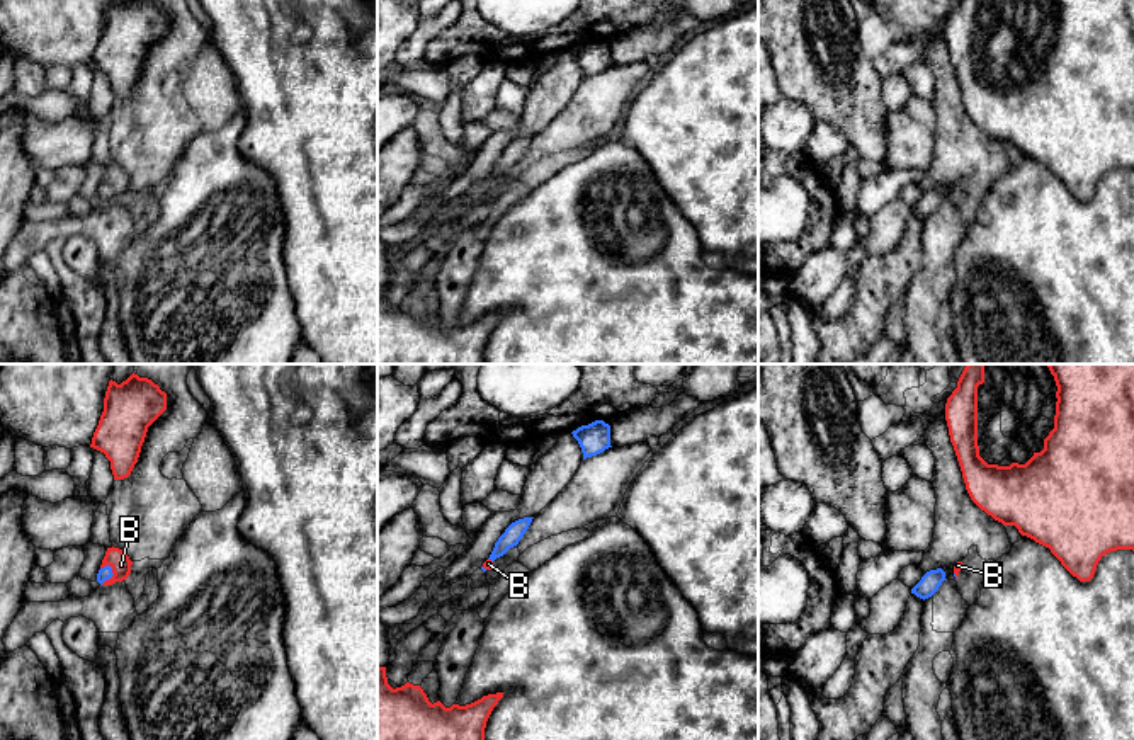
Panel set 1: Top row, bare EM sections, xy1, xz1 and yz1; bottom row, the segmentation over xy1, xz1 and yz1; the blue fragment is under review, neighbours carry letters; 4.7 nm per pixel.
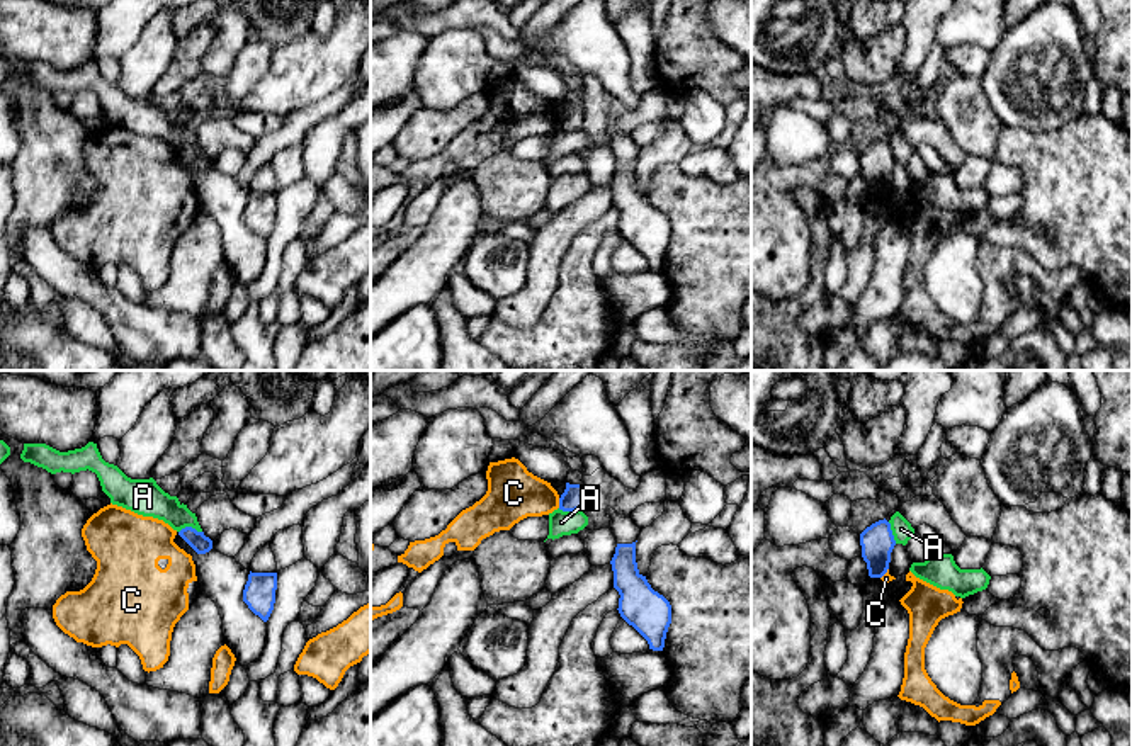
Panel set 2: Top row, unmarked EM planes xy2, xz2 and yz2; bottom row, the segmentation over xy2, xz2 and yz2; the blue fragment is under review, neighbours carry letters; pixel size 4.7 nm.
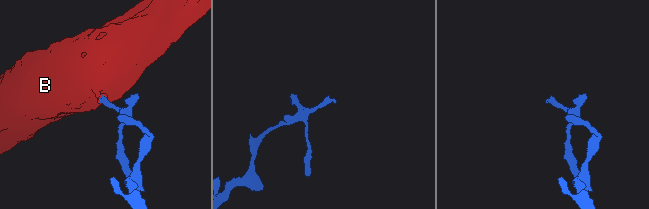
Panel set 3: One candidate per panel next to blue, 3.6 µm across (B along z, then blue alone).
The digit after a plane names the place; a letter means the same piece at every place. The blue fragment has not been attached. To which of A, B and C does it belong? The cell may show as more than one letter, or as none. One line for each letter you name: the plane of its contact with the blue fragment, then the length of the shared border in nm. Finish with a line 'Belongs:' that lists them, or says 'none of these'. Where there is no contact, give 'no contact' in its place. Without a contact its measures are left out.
B: meets blue in xy1; contact 110 nm long
Belongs: B

